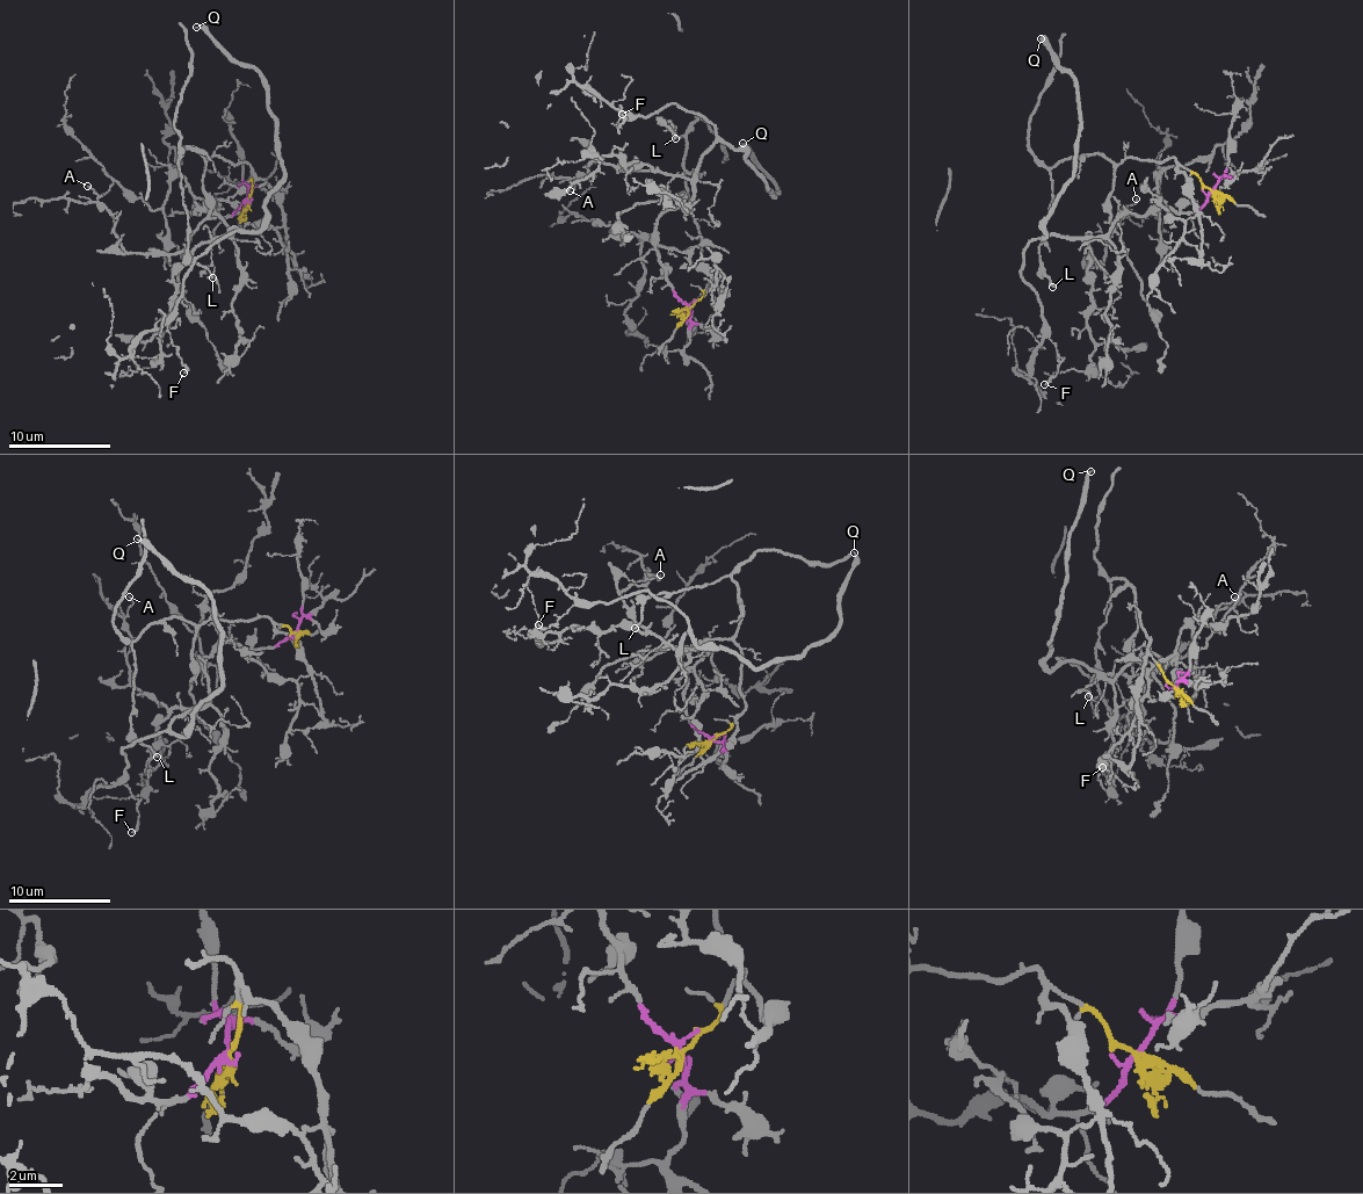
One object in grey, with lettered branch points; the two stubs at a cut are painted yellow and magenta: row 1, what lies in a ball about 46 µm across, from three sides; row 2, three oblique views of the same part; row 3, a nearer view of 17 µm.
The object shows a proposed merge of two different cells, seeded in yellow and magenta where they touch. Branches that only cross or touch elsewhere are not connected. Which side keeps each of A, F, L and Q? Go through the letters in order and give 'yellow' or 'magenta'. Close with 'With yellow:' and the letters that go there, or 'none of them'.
A: magenta
F: magenta
L: yellow
Q: magenta
With yellow: L

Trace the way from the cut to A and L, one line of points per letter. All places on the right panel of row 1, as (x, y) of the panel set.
A: (1211, 189), (1191, 212), (1151, 207), (1119, 216), (1088, 243), (1097, 265), (1121, 211), (1136, 198)
L: (1211, 189), (1172, 157), (1061, 160), (1051, 171), (1041, 266), (1053, 287)

